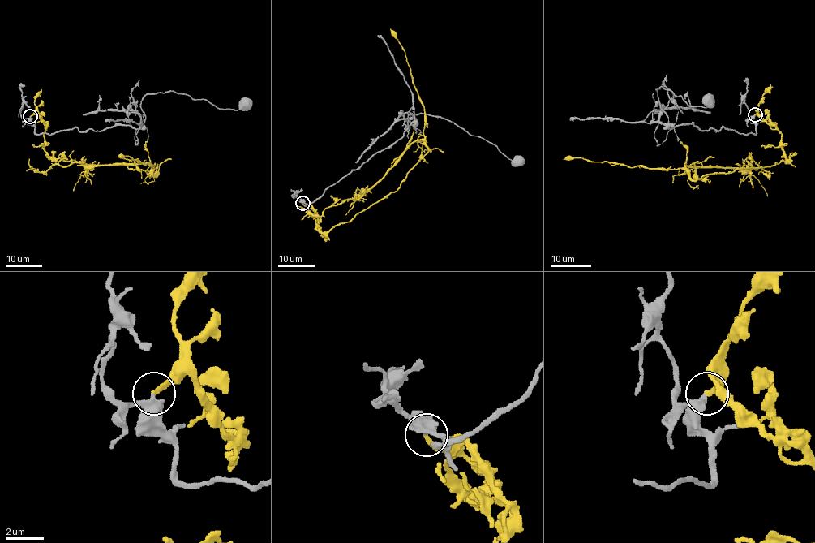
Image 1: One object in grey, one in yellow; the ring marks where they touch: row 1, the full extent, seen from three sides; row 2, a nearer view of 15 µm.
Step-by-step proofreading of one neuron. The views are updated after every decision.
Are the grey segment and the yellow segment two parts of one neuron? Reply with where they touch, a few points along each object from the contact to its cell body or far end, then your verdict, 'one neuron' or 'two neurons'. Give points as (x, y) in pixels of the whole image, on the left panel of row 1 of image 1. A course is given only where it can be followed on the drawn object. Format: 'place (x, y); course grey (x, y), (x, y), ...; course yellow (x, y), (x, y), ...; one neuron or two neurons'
place (30, 116); course grey (30, 116), (35, 132), (54, 134), (115, 125), (139, 128), (146, 94), (172, 91), (224, 109), (246, 104); course yellow (30, 116), (45, 126), (50, 157), (149, 175), (151, 166), (37, 172), (29, 159); one neuron

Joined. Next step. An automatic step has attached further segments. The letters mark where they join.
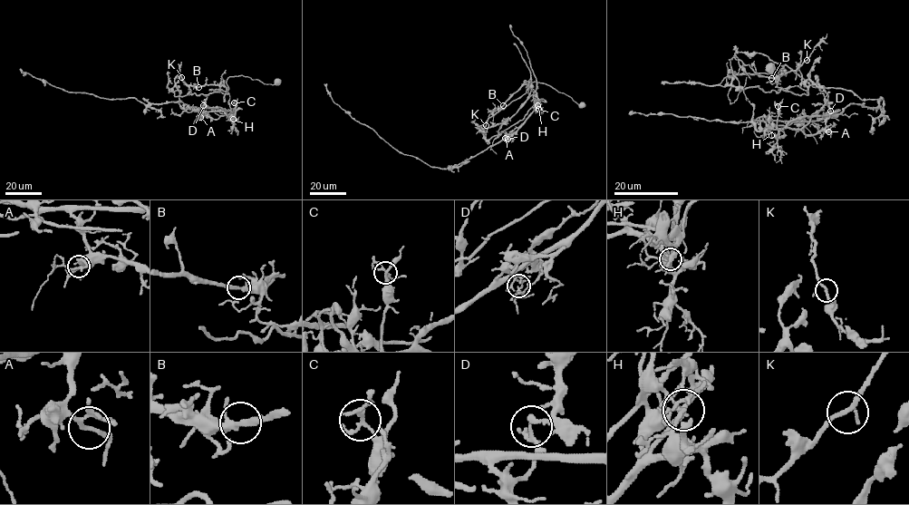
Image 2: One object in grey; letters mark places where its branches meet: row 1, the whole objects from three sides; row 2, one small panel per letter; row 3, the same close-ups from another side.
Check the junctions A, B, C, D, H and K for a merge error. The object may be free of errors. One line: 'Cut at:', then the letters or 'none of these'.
Cut at: H

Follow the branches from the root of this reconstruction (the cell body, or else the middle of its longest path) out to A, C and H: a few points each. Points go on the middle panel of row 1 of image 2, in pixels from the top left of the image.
A: (582, 105), (532, 82), (478, 126), (489, 140), (534, 105), (505, 138)
C: (582, 105), (534, 82), (478, 128), (489, 140), (521, 121), (534, 105), (538, 109)
H: (582, 105), (548, 85), (532, 82), (533, 87), (478, 126), (483, 138), (499, 134), (537, 105)

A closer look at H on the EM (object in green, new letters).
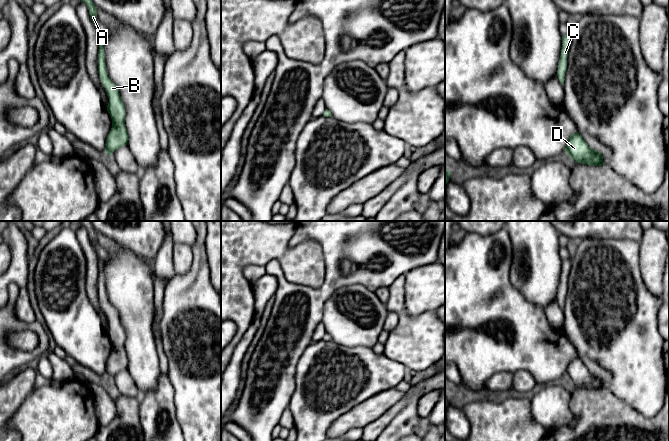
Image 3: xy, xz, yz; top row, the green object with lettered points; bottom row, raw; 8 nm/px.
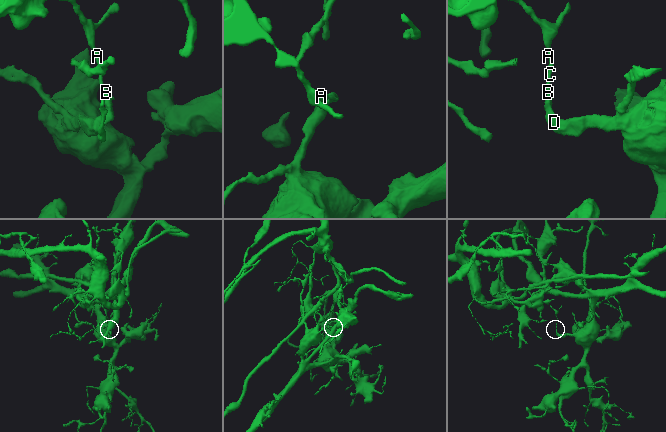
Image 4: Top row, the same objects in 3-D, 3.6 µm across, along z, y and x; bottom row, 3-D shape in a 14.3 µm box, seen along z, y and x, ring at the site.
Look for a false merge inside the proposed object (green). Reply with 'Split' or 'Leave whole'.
Split

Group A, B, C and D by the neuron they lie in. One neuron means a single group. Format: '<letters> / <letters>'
A C / B D

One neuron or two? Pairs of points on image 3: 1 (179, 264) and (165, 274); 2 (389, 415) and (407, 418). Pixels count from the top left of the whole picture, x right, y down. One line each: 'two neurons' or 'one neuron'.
1: two neurons
2: two neurons

